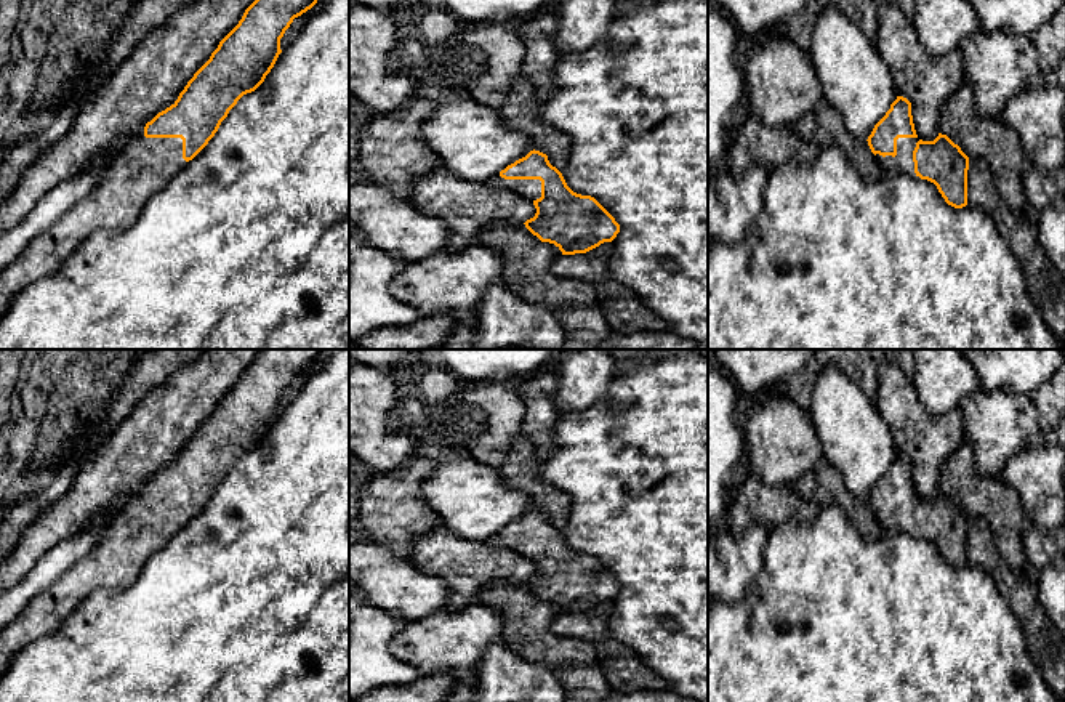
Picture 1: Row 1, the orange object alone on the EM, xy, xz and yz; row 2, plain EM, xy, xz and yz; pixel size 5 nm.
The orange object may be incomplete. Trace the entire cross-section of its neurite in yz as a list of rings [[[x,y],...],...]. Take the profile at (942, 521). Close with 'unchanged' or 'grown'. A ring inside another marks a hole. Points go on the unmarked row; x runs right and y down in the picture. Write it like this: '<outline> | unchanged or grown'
[[[897,455],[866,500],[882,535],[903,532],[927,539],[937,545],[948,564],[967,564],[969,516],[946,494],[938,492],[934,500],[919,498],[906,457]]] | grown

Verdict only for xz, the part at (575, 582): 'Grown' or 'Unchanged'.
Grown

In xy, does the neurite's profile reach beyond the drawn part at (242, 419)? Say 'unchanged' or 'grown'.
grown

